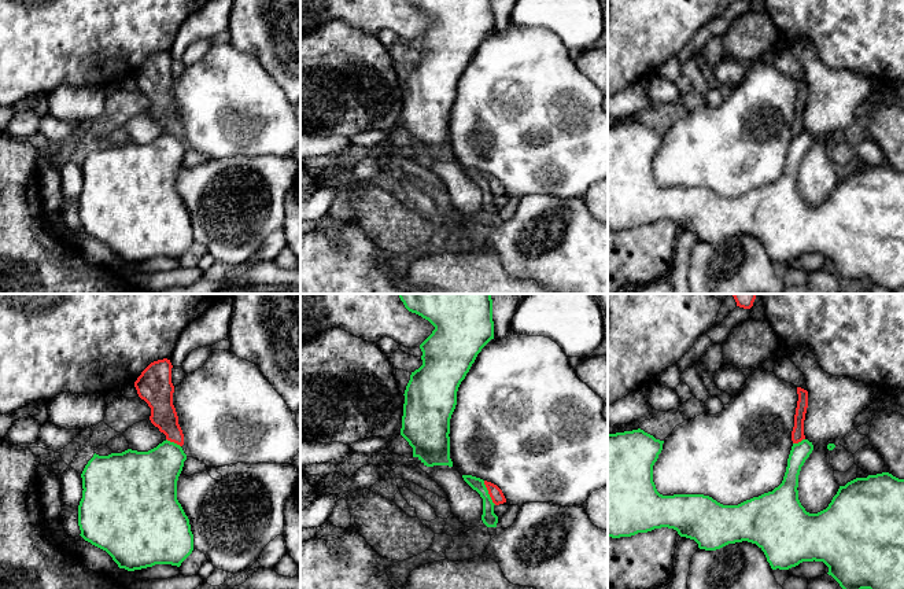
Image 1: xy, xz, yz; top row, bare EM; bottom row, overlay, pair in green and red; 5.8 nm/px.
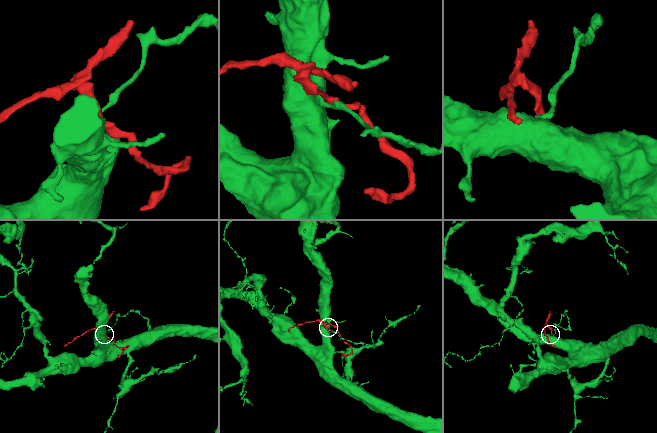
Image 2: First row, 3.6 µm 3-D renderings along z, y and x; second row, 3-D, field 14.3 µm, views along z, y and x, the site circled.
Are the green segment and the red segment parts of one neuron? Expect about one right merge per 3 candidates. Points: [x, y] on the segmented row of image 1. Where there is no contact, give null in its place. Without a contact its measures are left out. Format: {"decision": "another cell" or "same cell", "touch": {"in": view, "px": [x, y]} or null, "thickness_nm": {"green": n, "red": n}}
{"decision": "another cell", "touch": {"in": "xz", "px": [487, 493]}, "thickness_nm": {"green": 90, "red": 80}}

